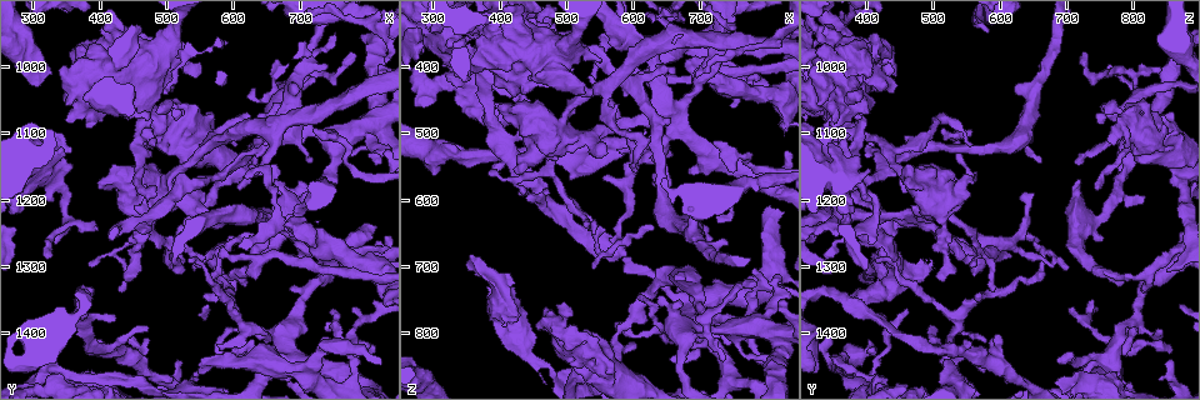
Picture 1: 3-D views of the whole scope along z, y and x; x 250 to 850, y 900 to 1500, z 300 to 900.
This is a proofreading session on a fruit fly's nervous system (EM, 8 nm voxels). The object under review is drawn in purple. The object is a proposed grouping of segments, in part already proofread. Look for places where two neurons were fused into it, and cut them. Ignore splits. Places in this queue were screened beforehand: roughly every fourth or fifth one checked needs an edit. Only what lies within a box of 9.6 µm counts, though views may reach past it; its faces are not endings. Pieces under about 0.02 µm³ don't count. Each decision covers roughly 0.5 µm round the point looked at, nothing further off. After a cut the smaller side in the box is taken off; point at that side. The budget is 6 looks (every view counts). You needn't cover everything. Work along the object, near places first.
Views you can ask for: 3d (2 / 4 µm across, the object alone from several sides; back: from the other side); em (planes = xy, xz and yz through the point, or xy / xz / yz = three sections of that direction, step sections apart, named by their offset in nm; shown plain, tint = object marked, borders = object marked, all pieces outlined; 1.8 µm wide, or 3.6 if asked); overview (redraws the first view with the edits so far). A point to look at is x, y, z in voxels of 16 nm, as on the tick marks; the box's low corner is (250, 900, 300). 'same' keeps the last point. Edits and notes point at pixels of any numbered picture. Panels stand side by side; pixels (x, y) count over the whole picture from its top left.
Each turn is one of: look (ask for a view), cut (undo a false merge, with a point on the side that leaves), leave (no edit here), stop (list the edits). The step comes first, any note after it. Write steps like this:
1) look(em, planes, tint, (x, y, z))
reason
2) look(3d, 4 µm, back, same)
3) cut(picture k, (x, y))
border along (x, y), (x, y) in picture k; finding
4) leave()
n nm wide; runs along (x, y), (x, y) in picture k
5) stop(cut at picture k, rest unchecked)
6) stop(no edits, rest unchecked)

look(em, planes, tint, (815, 1085, 805))
thin arm on a thick one

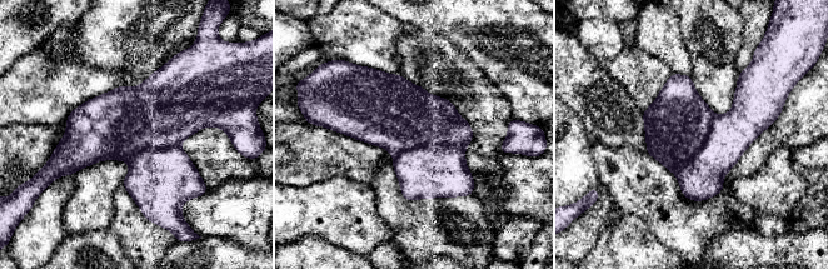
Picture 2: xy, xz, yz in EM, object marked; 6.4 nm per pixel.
leave()
all the same neuron

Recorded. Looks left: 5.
look(3d, 4 µm, back, (460, 1095, 390))

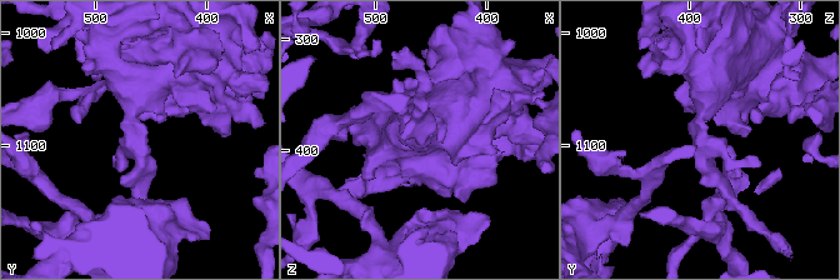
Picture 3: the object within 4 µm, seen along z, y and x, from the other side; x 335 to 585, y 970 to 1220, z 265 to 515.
look(em, 3.6 µm, planes, tint, (462, 1096, 390))
now the EM

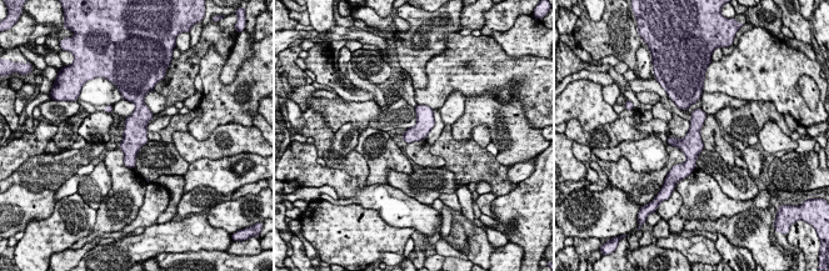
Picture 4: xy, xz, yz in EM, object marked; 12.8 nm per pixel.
leave()
runs along (135, 99), (131, 165) in picture 4; continuous, no second neuron

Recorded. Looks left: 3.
look(3d, 4 µm, (695, 1230, 430))
three-way junction

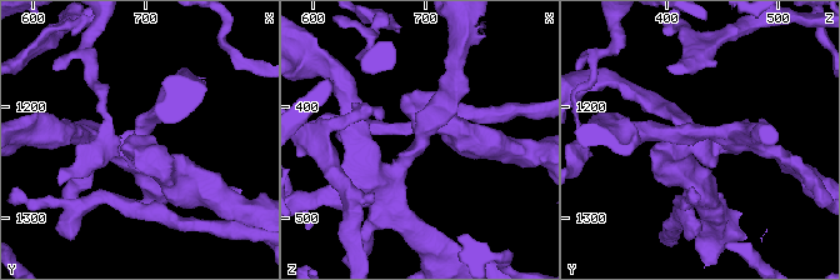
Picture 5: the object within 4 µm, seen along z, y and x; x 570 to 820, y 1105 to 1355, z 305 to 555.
look(em, xy, step 8, tint, (696, 1232, 430))
3 arms; arms of 180, 280, 360 nm

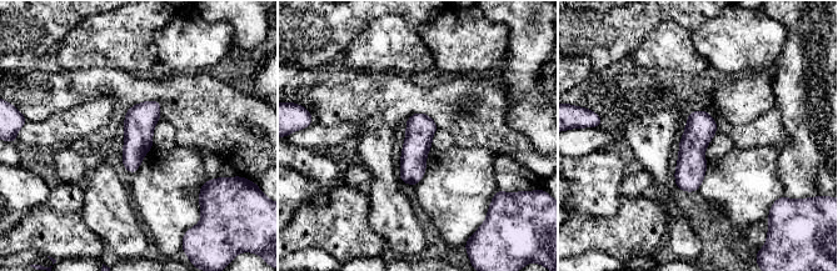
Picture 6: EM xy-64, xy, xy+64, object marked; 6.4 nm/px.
look(em, planes, tint, same)
another direction

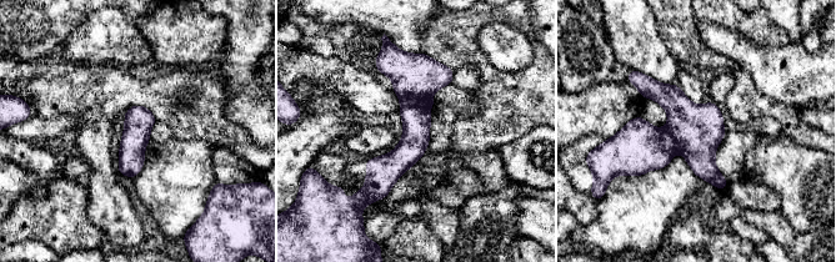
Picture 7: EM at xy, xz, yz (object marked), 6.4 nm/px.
cut(picture 7, (416, 76))
border along (401, 106), (424, 106), (429, 110) in picture 7; two neurons meet here

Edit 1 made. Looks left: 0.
stop(cut at picture 7, rest unchecked)

